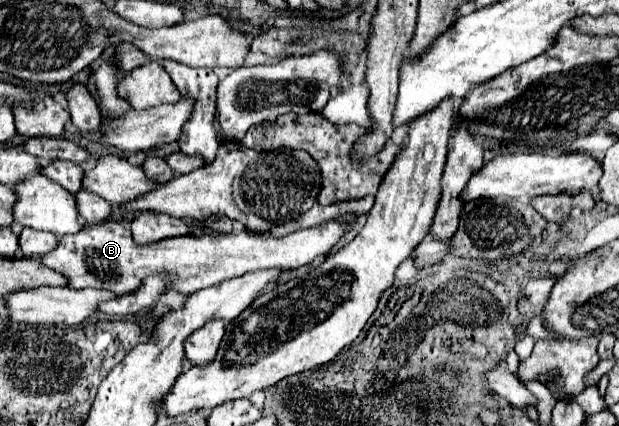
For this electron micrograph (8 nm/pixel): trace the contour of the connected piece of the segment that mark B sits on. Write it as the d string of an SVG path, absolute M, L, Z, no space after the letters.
M105 220L101 224L87 224L81 228L81 232L63 236L53 252L41 256L41 262L47 268L67 276L69 288L99 288L111 290L115 294L137 290L143 278L157 272L171 272L177 276L171 286L189 296L195 290L219 284L221 280L243 276L247 272L269 268L291 270L311 264L315 258L327 256L327 252L347 230L349 226L341 226L331 220L321 226L297 230L283 238L239 232L221 236L181 236L141 246L133 242L129 226L115 220Z

